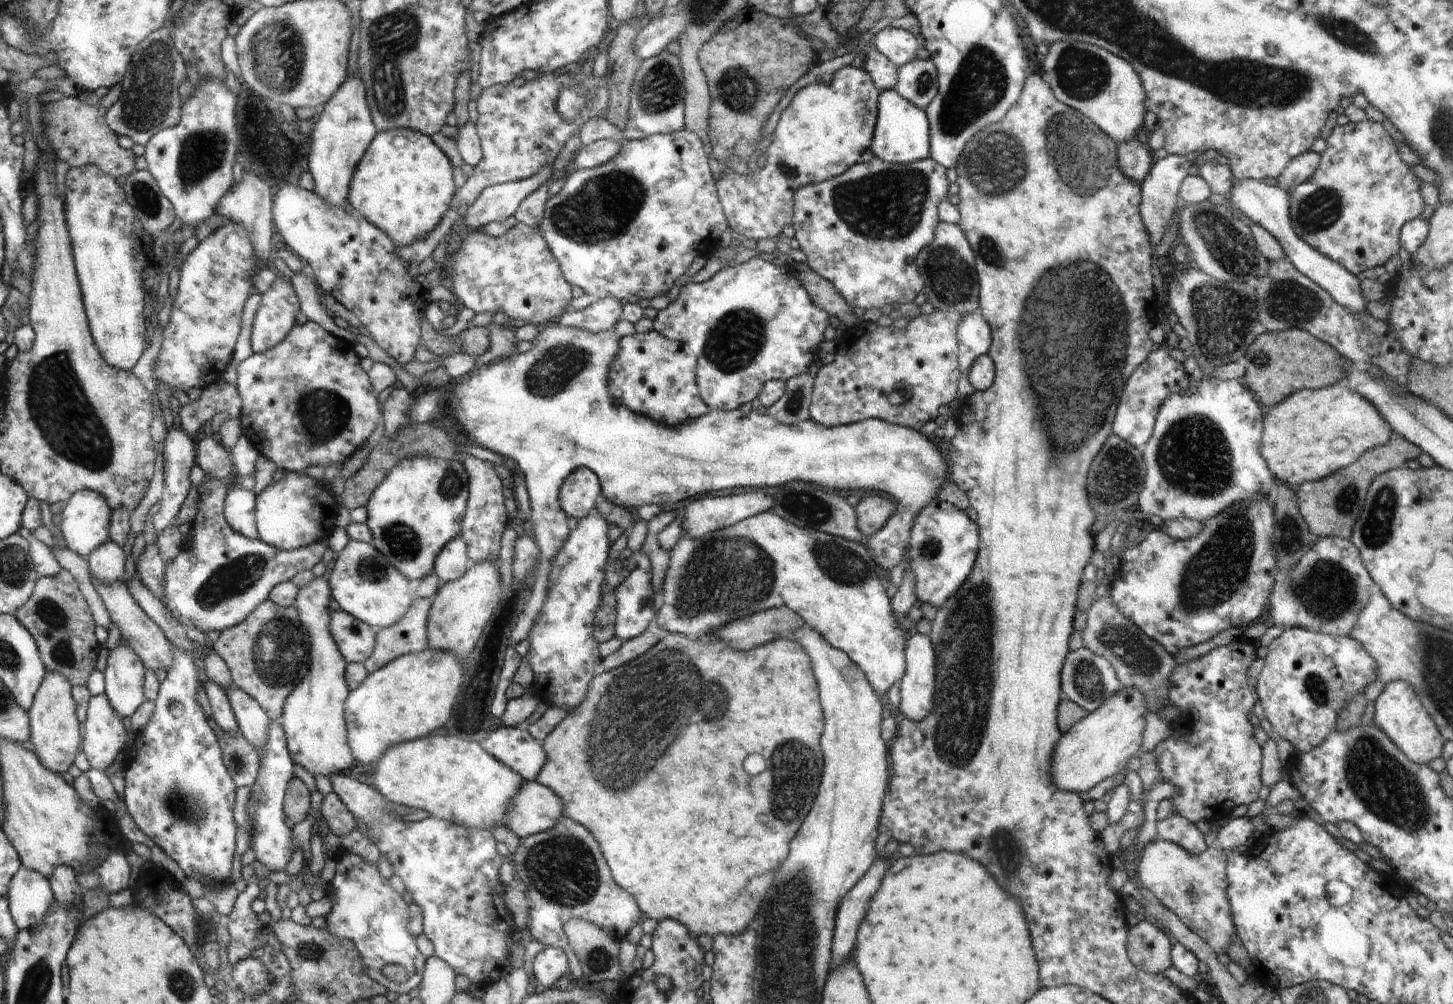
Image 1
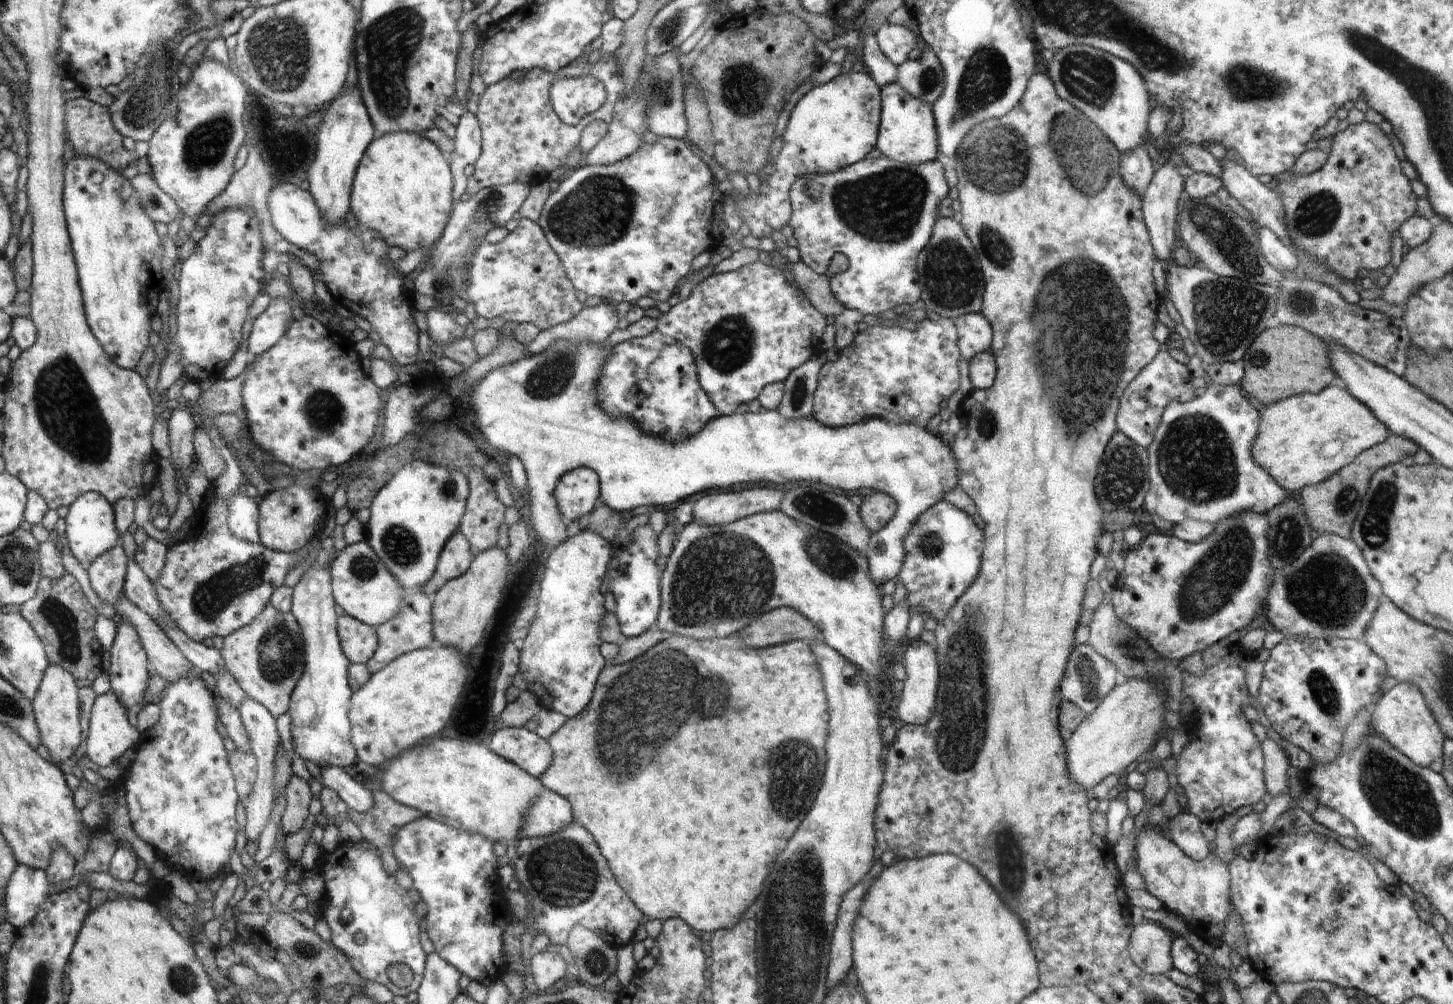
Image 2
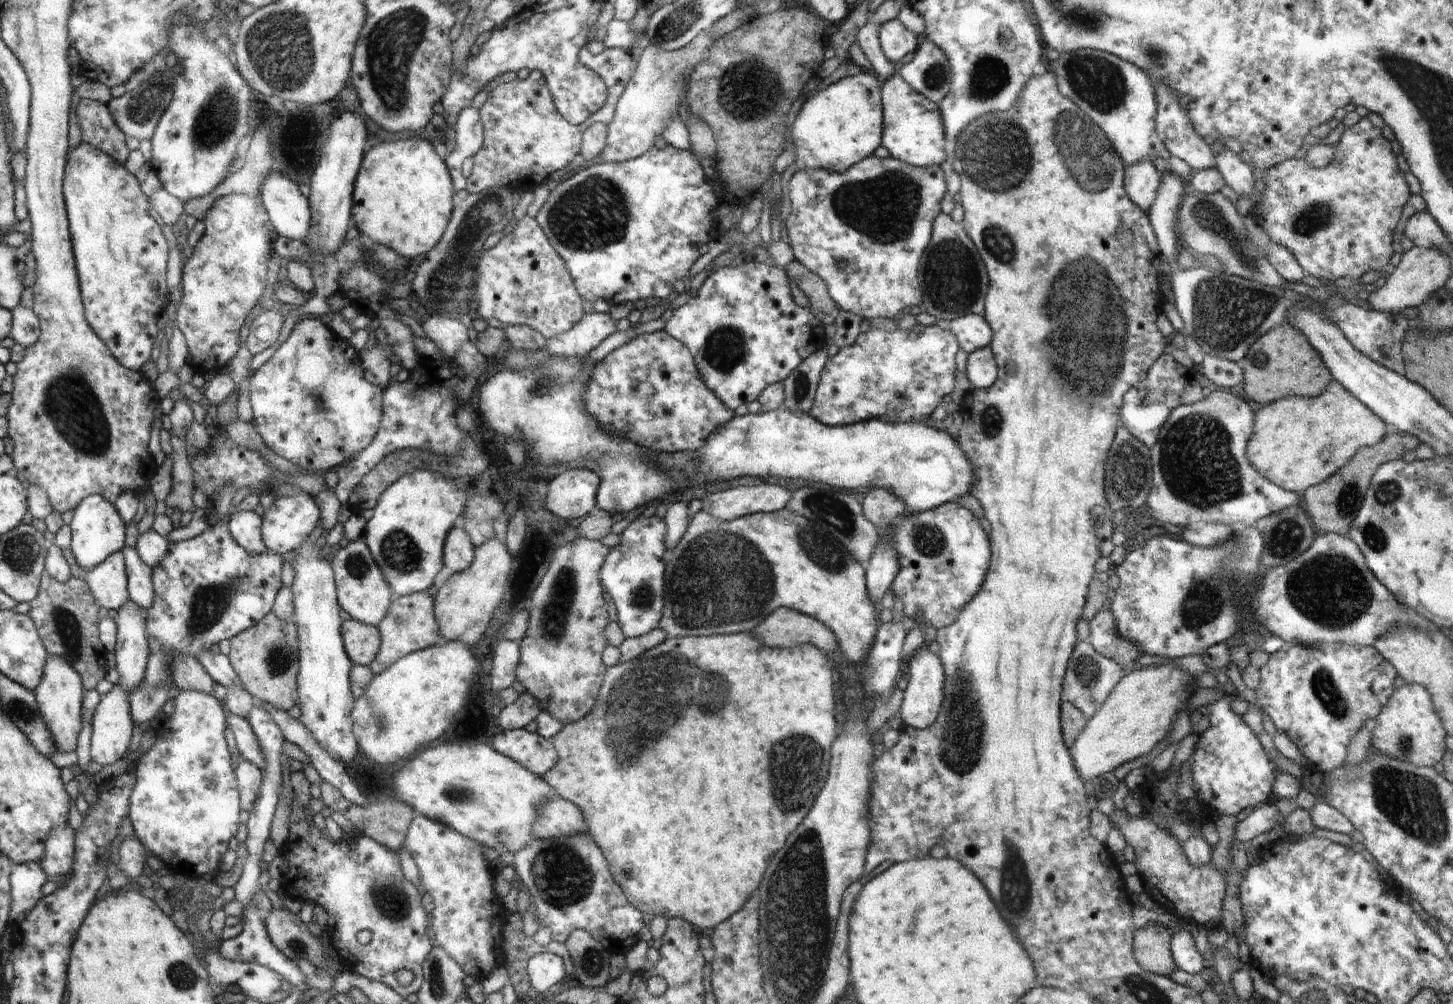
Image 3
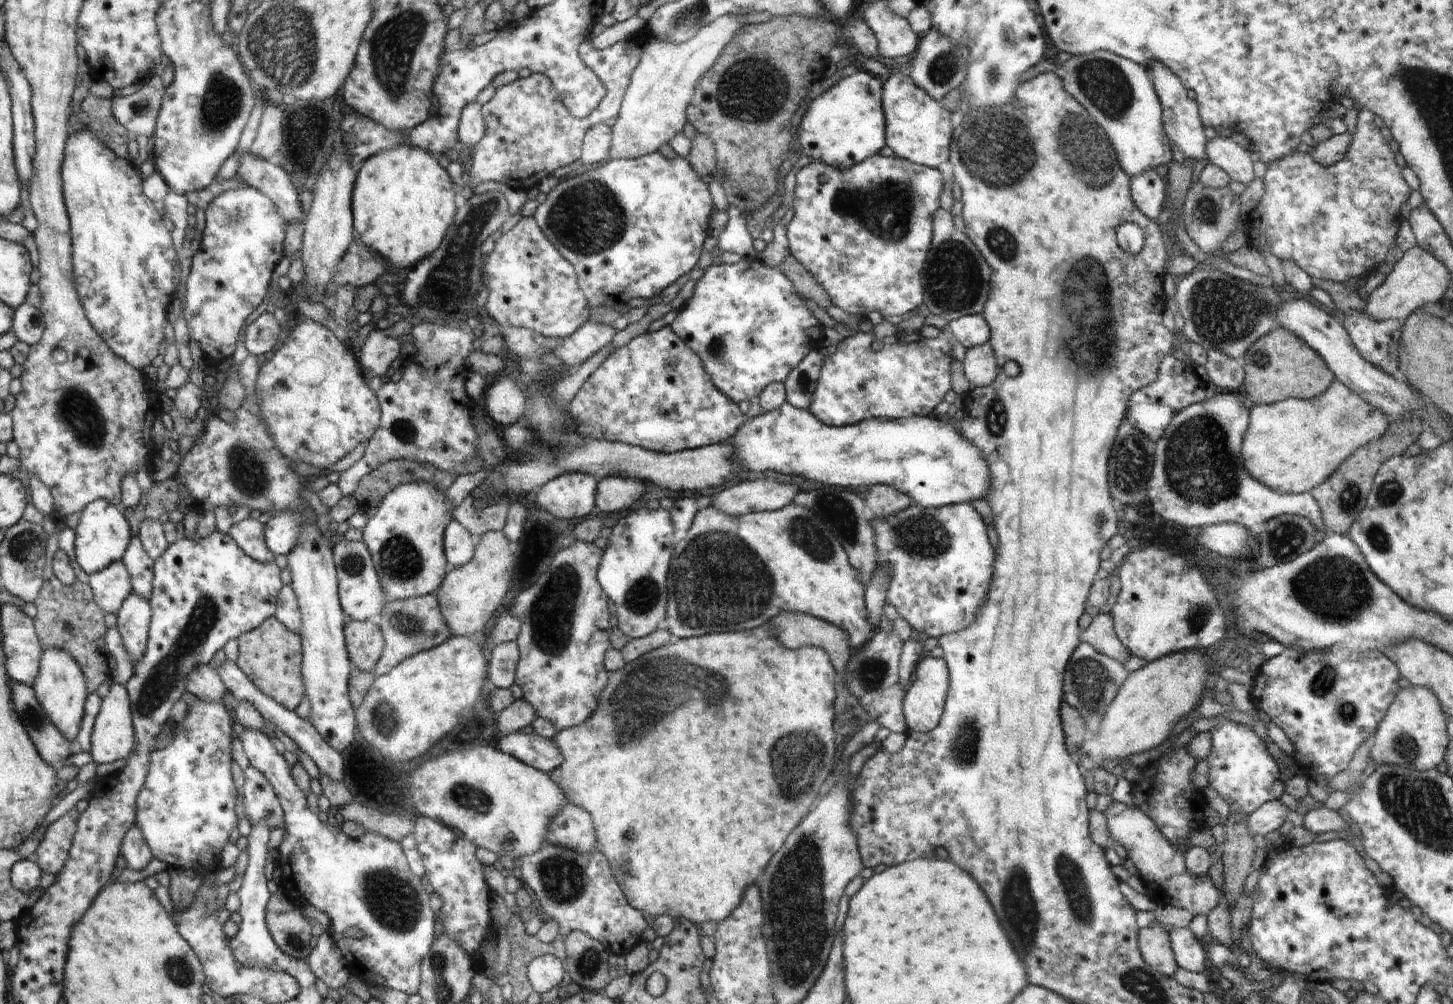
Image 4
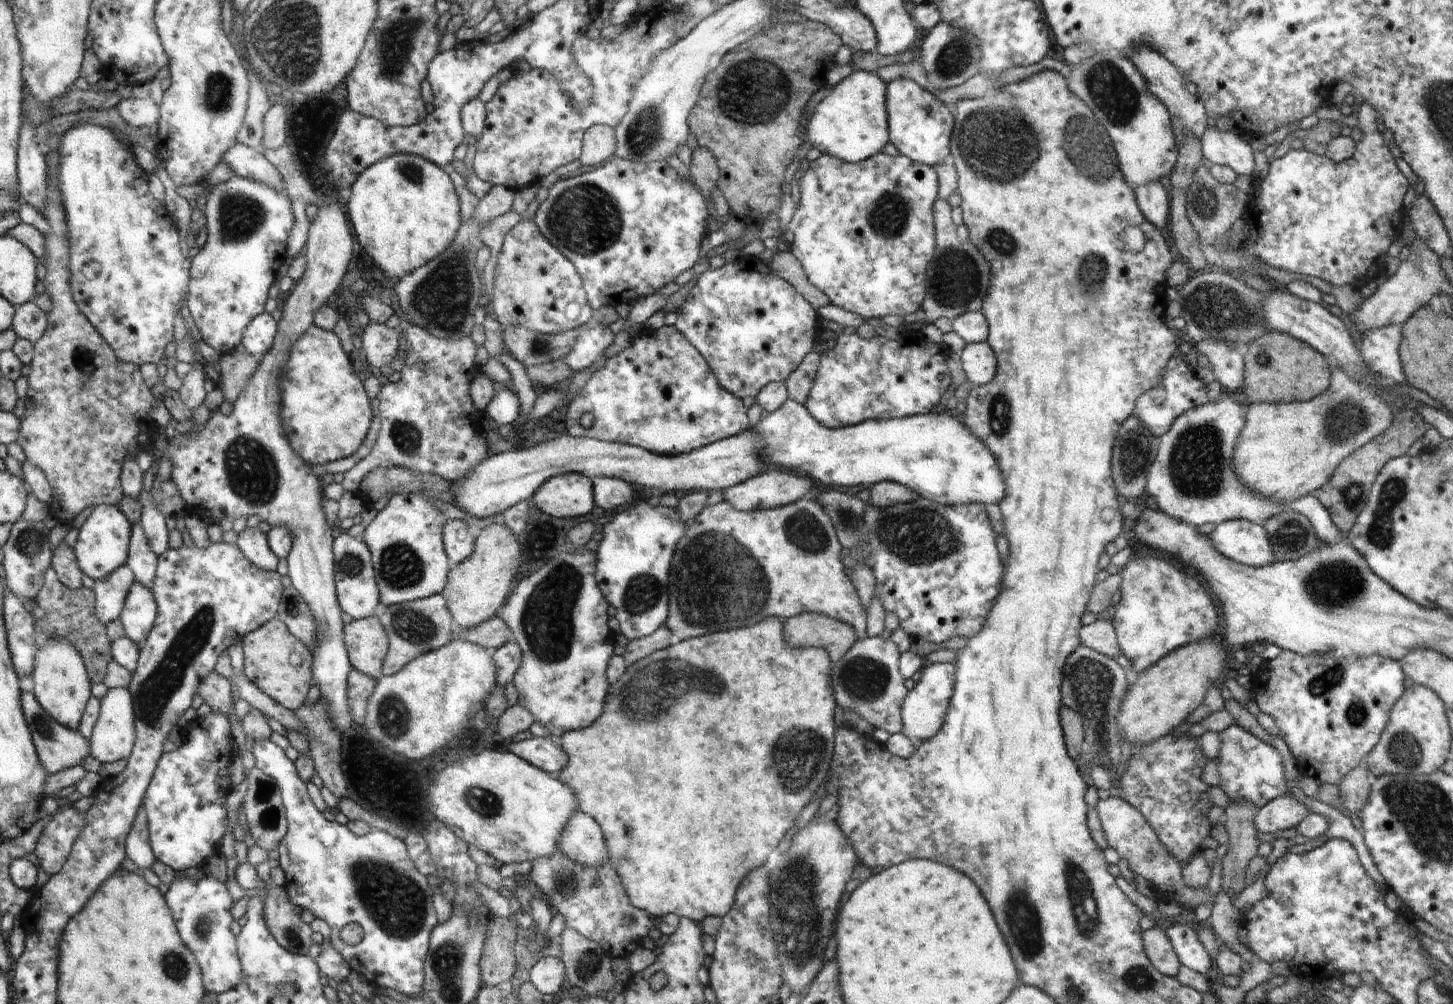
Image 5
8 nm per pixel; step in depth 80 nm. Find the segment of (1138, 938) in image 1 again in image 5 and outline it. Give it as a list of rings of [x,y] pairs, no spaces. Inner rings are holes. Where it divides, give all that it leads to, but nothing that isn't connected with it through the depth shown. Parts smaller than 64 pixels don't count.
[[[1160,922],[1152,929],[1143,930],[1141,935],[1145,953],[1154,968],[1164,976],[1175,977],[1182,964],[1166,936],[1163,924]]]

